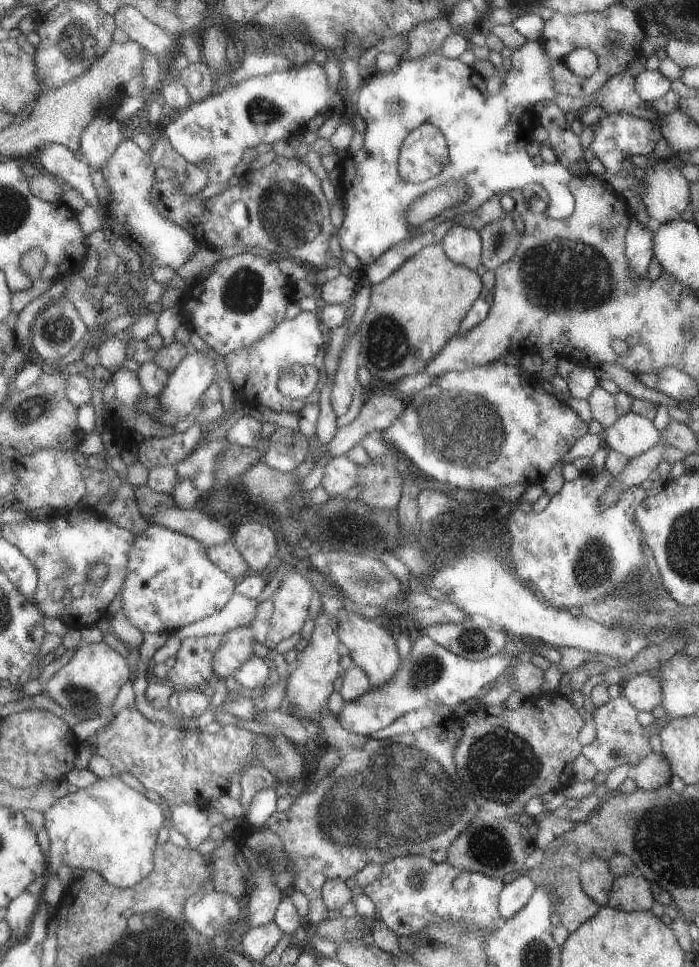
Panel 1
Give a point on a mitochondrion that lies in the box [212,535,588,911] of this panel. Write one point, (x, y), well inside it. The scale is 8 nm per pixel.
(376, 807)

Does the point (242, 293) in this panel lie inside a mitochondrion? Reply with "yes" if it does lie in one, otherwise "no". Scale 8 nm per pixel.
yes

